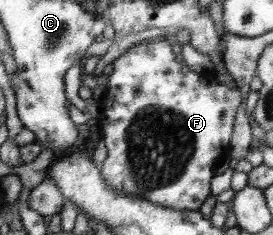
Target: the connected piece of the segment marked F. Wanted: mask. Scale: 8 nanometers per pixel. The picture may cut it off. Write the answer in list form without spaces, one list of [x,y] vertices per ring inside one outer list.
[[[164,37],[144,40],[113,61],[108,90],[94,109],[106,147],[101,171],[111,187],[128,195],[145,196],[162,207],[196,211],[210,195],[214,167],[227,159],[243,97],[238,89],[222,85],[214,69],[197,73],[185,63],[176,61],[176,54],[170,49],[171,42],[171,38]]]

